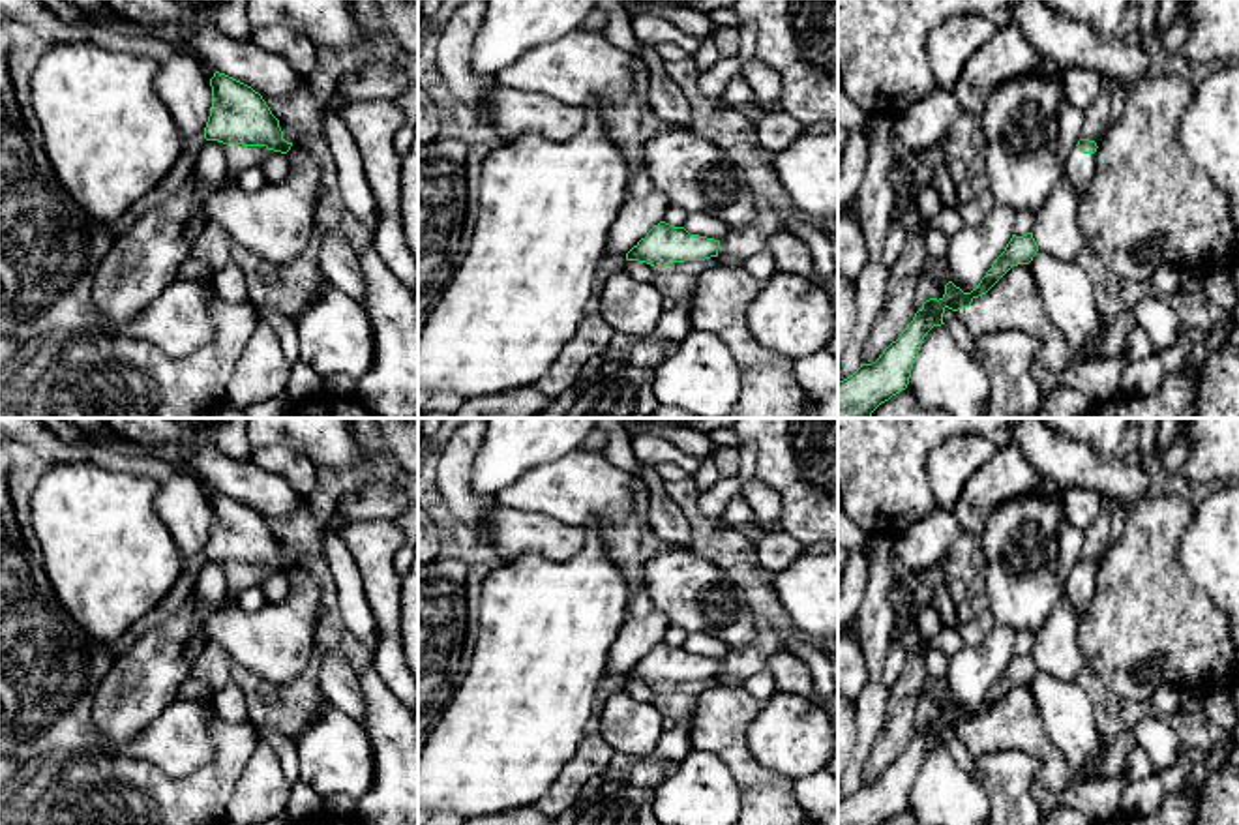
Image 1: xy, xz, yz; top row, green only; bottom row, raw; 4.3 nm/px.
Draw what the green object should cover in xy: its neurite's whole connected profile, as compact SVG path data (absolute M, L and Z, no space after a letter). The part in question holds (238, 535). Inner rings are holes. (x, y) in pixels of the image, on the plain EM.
M216 491L210 499L212 527L204 548L206 561L242 566L266 566L287 574L292 562L283 559L279 540L259 512Z

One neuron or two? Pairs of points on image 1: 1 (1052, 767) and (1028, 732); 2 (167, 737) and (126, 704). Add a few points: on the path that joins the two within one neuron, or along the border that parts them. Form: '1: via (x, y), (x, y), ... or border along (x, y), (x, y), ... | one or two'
1: via (1052, 758), (1035, 741) | one
2: border along (179, 698), (117, 750) | two

